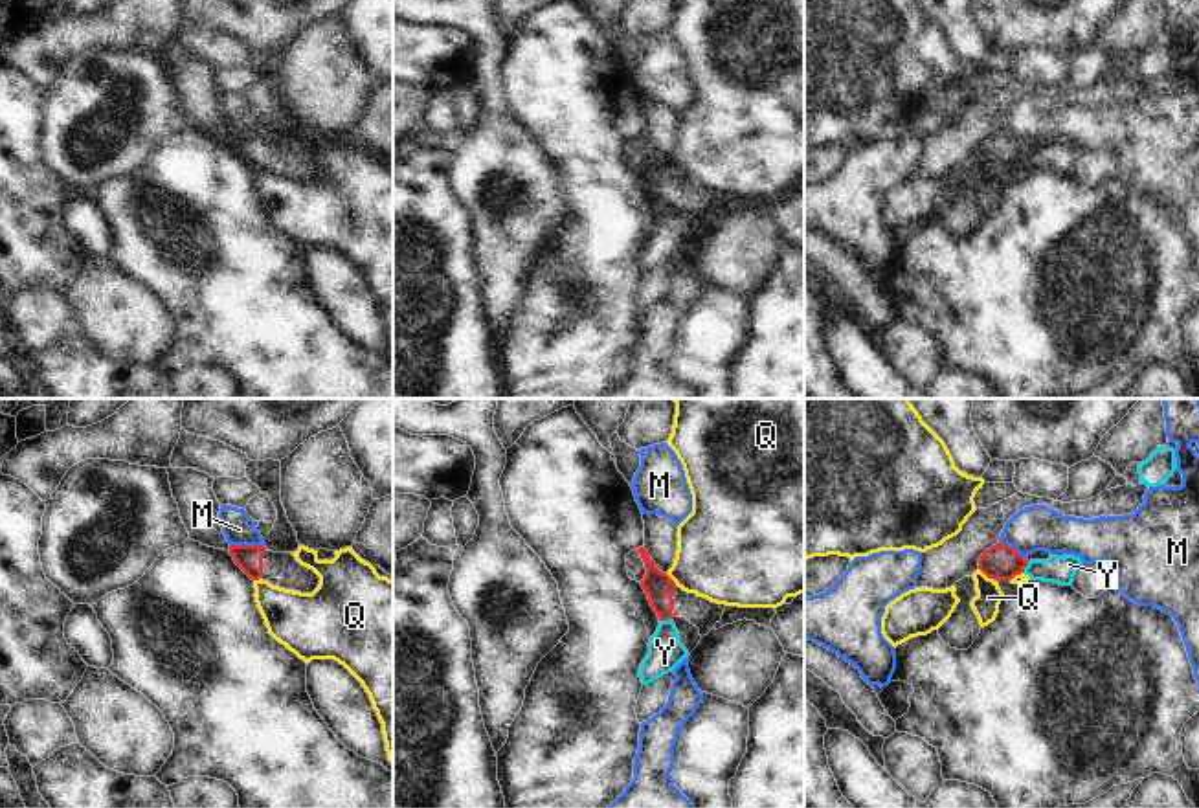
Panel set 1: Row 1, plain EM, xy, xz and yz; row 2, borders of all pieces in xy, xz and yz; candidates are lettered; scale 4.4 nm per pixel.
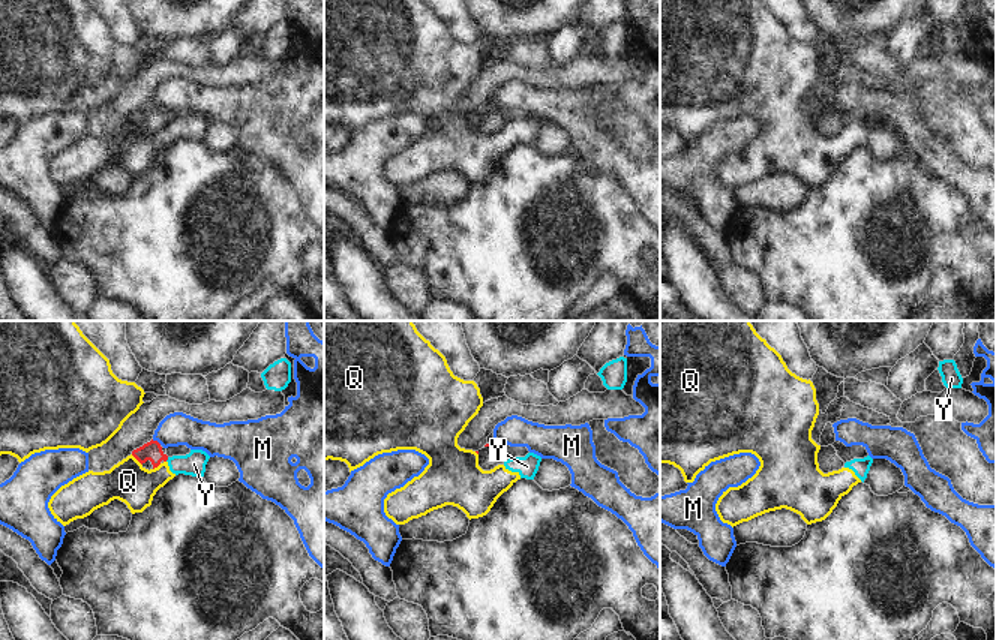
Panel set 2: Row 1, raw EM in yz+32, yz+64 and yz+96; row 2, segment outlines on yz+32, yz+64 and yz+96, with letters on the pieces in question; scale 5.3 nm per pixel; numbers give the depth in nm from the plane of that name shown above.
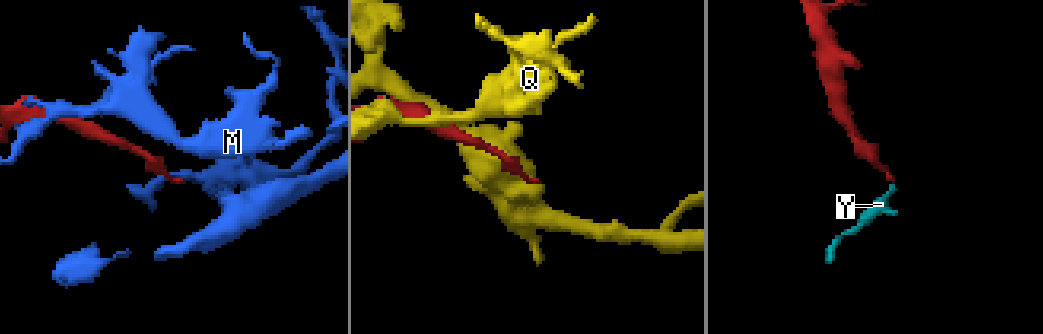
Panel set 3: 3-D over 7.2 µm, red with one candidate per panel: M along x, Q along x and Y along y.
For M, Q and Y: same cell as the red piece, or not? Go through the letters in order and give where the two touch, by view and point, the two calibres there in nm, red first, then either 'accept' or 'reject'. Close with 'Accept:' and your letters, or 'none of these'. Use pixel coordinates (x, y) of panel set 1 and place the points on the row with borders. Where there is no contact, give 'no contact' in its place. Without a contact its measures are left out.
M: xy (246, 546) | 110/140 nm | reject
Q: yz (988, 577) | 160/110 nm | reject
Y: xz (665, 619) | 120/160 nm | reject
Accept: none of these

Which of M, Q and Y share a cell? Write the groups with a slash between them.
M / Q Y

